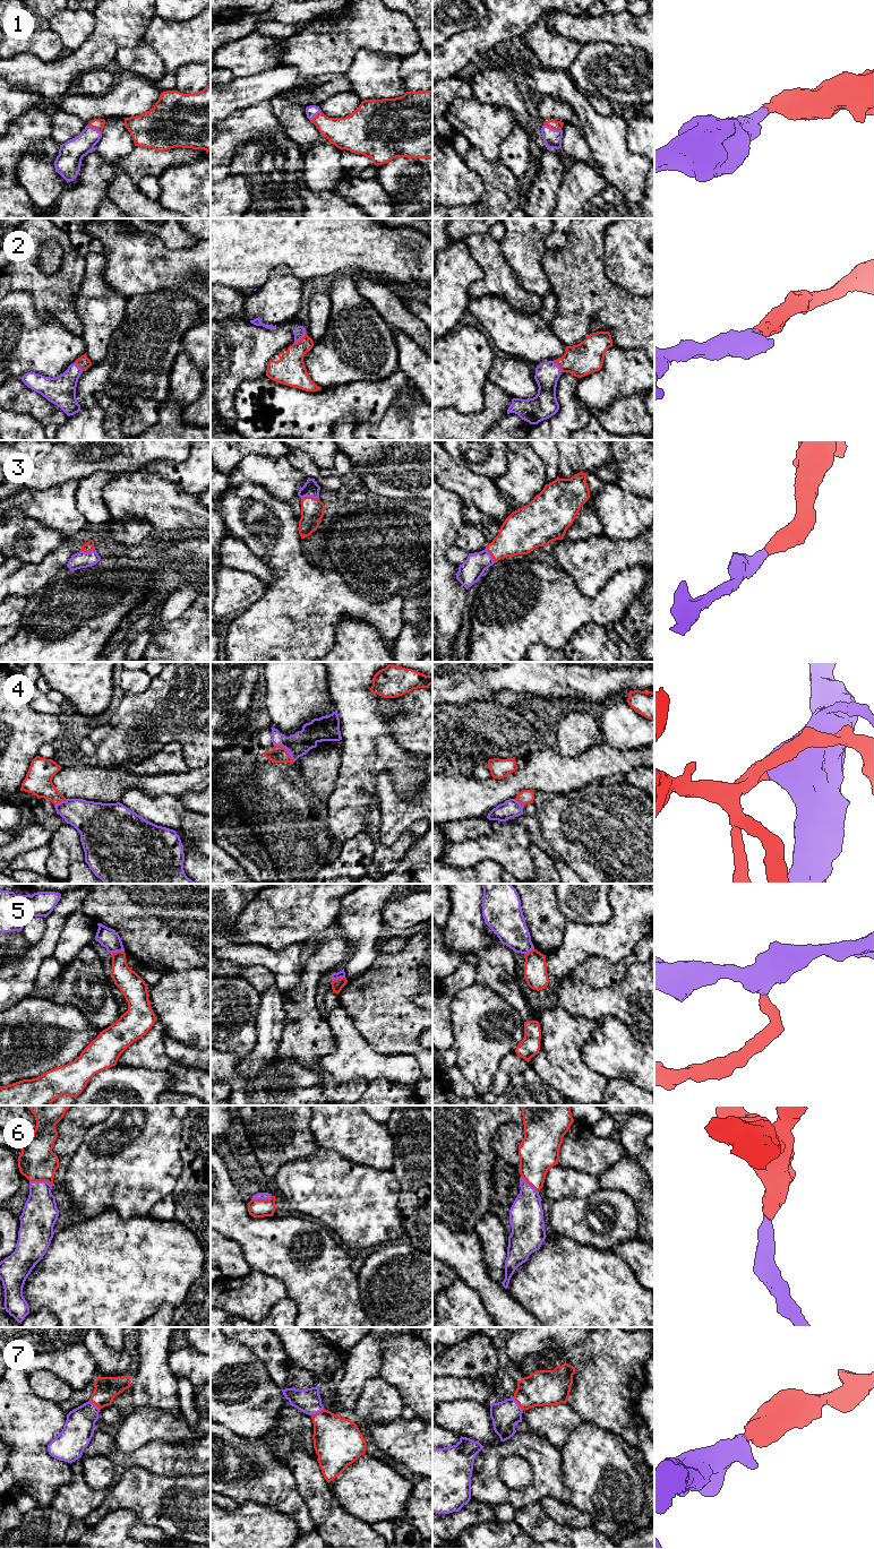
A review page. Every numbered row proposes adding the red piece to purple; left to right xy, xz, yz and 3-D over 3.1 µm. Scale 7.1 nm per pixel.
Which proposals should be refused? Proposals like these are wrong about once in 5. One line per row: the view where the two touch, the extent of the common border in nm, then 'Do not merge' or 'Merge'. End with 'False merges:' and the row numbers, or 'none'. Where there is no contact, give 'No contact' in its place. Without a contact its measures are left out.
1: Touches purple in yz. Shared border 130 nm. Merge
2: Touches purple in xz. Shared border 120 nm. Merge
3: Touches purple in xz. Shared border 130 nm. Merge
4: Touches purple in xz. Shared border 190 nm. Merge
5: Touches purple in xy. Shared border 100 nm. Do not merge
6: Touches purple in xy. Shared border 170 nm. Merge
7: Touches purple in xz. Shared border 110 nm. Merge
False merges: 5

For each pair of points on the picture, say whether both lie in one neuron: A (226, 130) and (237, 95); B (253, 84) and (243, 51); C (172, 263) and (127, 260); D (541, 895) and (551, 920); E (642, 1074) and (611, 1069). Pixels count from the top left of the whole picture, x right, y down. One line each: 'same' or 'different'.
A: different
B: different
C: same
D: same
E: same

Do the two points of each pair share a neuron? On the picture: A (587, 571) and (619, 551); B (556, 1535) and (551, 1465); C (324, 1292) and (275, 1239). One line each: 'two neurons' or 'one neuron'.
A: one neuron
B: two neurons
C: one neuron

